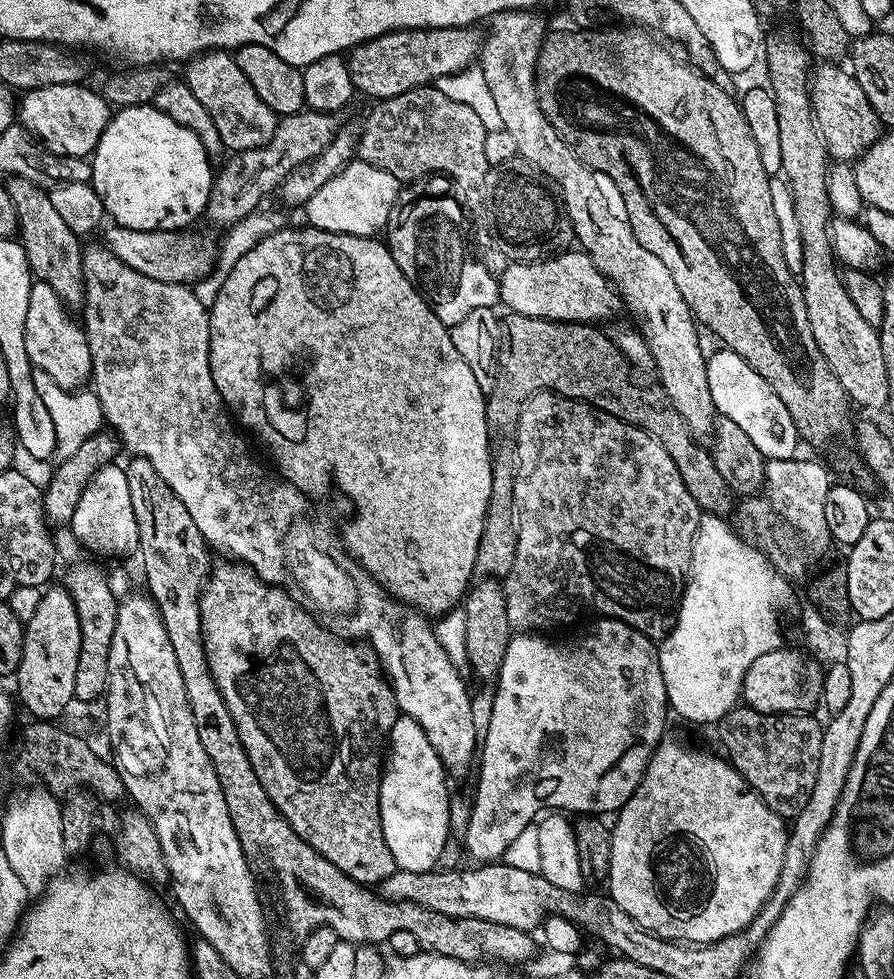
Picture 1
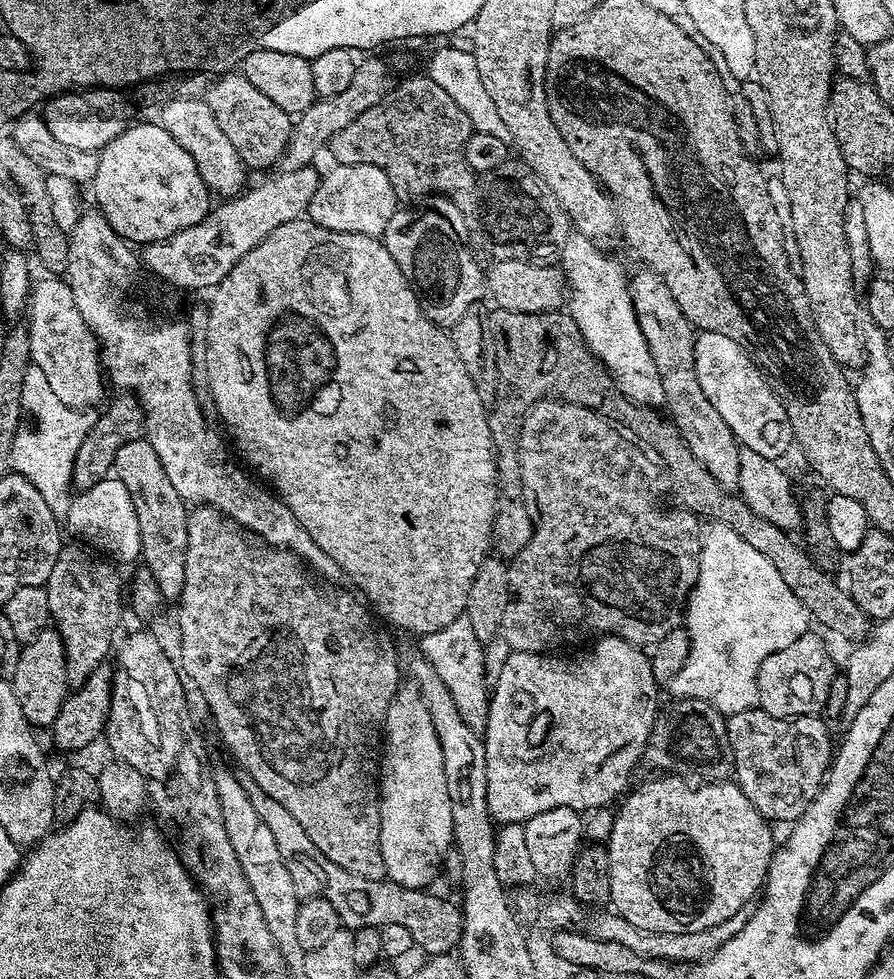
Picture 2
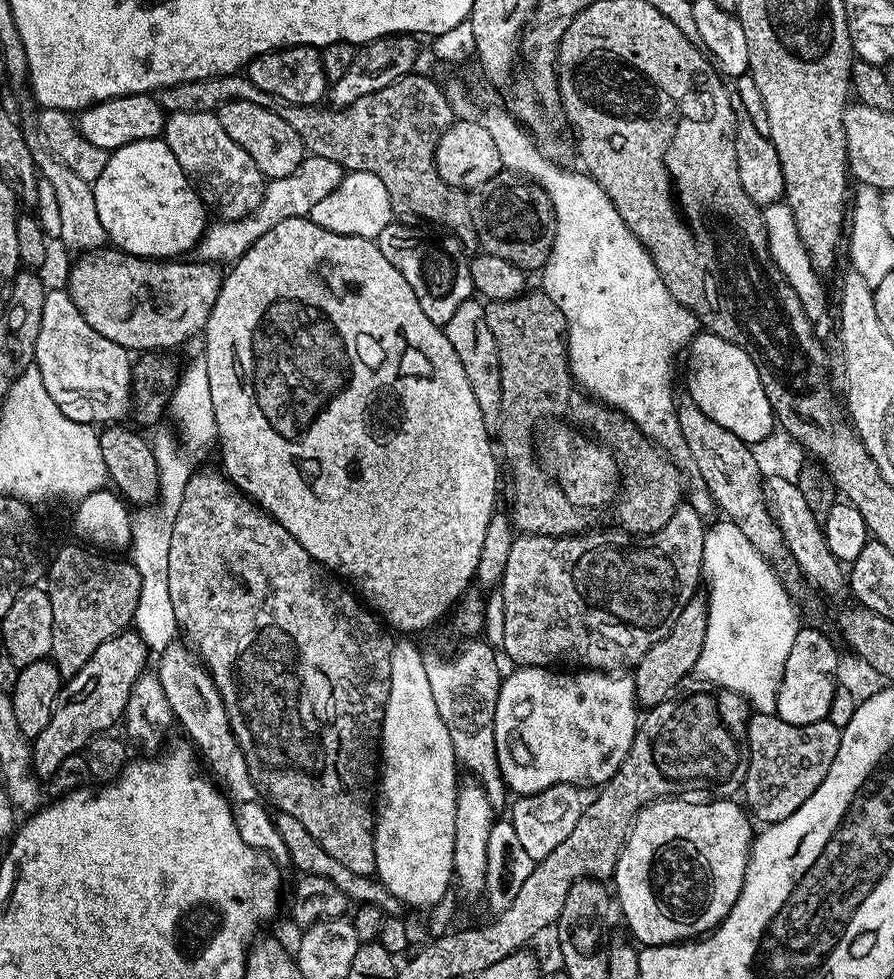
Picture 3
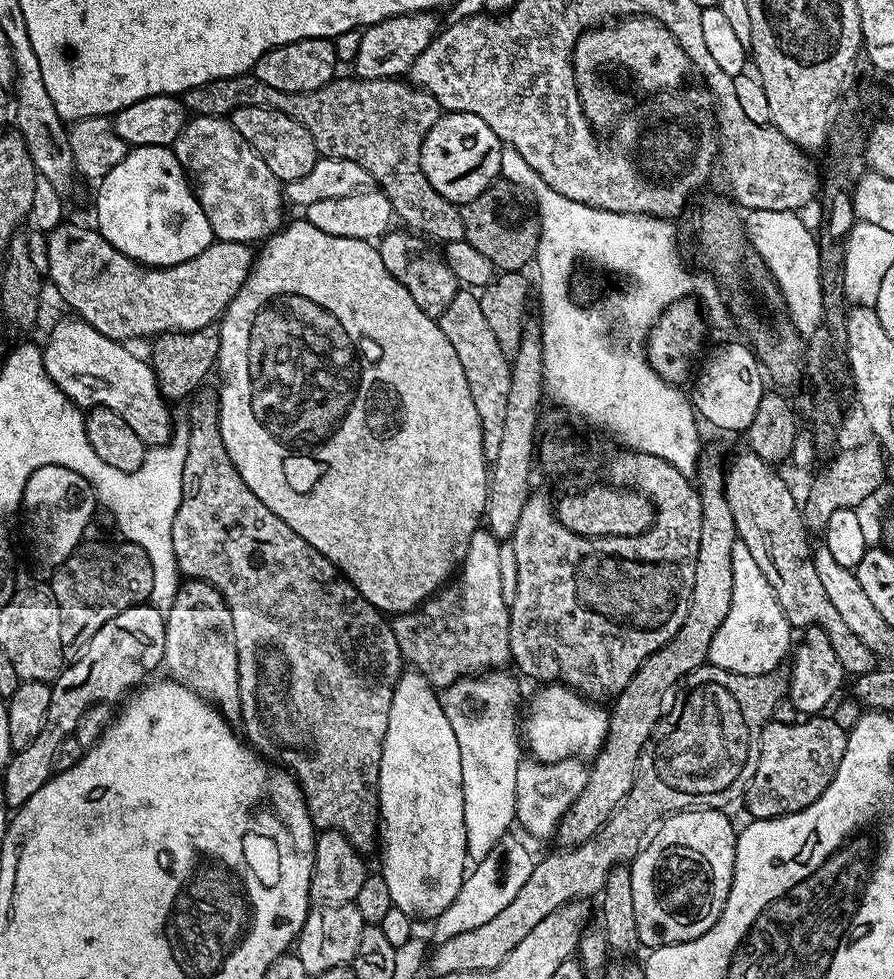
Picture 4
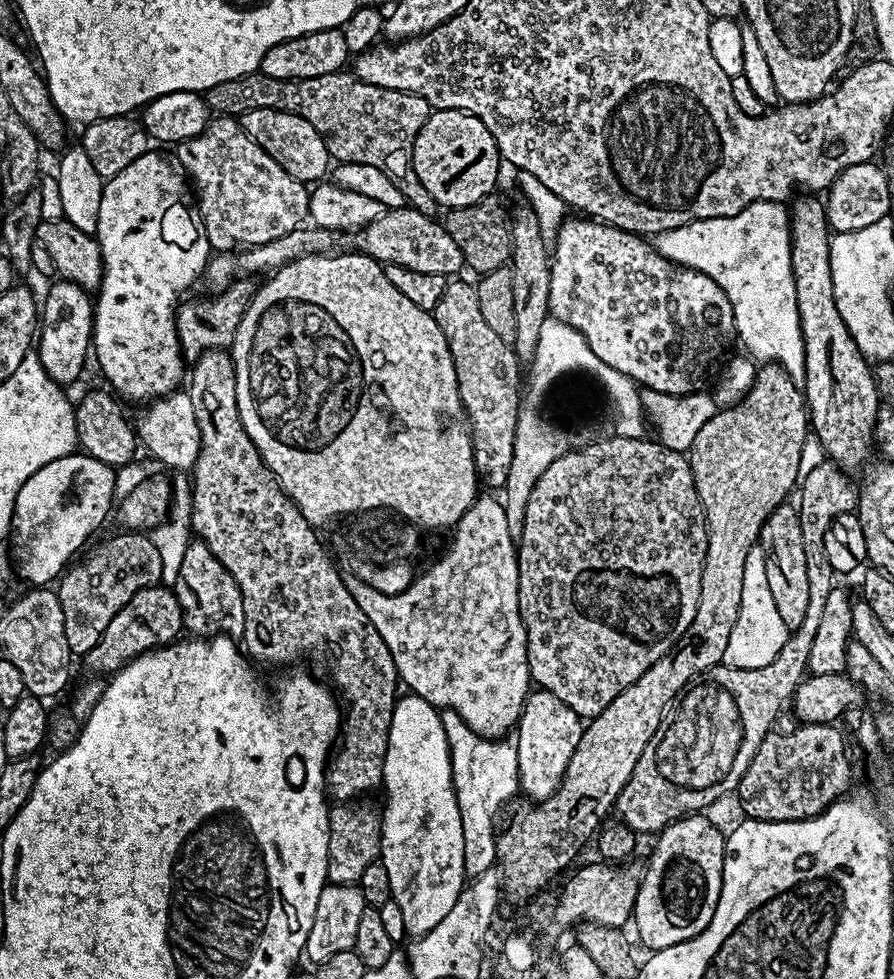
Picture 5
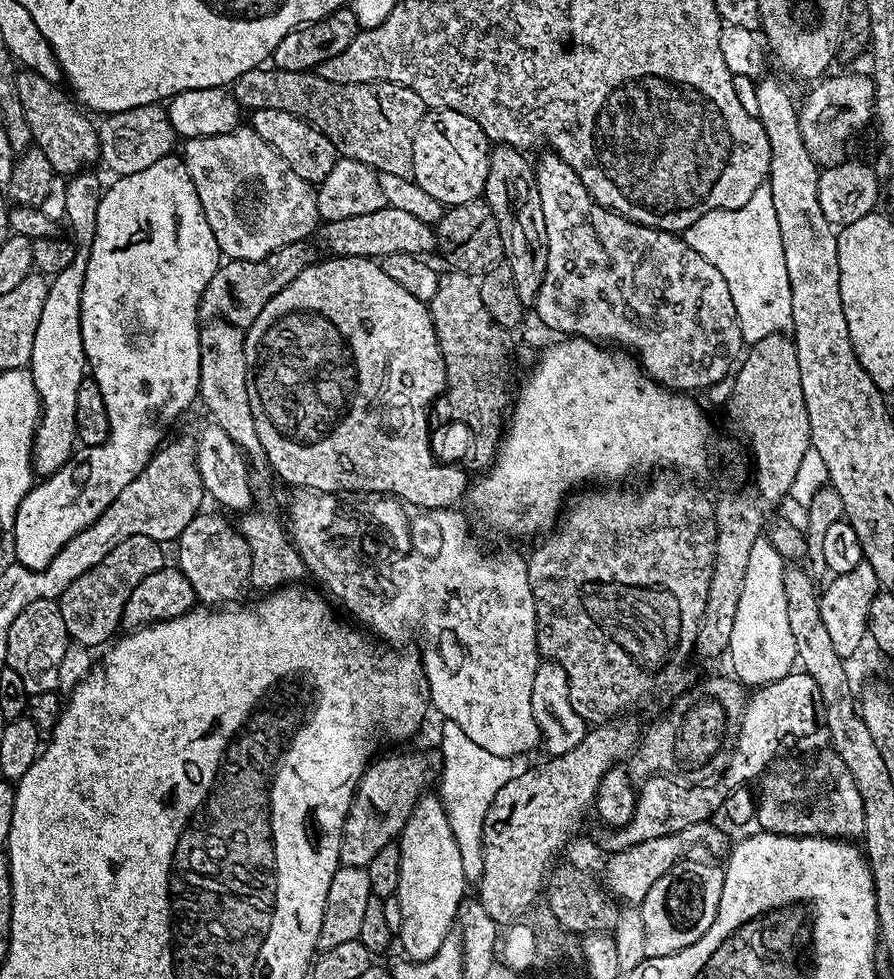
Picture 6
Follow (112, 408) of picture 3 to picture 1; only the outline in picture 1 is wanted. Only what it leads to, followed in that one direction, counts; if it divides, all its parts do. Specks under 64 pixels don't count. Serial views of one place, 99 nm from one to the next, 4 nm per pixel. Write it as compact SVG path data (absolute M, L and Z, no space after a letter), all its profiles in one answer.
M36 280L30 290L30 306L26 313L26 354L30 354L33 369L50 374L58 386L80 390L92 379L92 355L88 334L79 323L72 321L73 313L46 286Z

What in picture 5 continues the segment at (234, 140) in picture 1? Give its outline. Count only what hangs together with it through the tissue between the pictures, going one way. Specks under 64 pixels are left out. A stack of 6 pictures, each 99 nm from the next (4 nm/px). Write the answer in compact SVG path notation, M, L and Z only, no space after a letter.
M267 108L246 110L246 114L238 119L244 133L254 142L258 142L258 146L262 146L262 150L266 150L266 154L270 154L270 158L274 158L274 162L278 162L278 166L282 166L282 170L290 174L290 178L301 180L305 186L312 186L329 175L330 157L326 142L322 142L322 134L318 134L318 130L314 130L314 126L306 122L306 118L290 114L286 110Z

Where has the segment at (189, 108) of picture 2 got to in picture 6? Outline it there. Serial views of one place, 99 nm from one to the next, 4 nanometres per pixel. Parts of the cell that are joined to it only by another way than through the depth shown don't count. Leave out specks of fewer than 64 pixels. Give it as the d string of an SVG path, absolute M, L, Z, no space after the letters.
M241 126L226 134L185 139L183 144L182 159L186 170L190 170L194 190L198 190L198 202L202 202L206 222L210 222L210 230L214 230L214 238L228 260L261 260L266 254L274 254L282 246L306 240L315 233L320 220L316 188L298 178L251 126Z

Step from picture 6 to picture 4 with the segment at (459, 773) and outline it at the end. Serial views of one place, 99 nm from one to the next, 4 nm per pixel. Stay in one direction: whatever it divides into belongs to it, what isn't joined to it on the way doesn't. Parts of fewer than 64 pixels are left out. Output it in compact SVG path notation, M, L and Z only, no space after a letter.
M488 670L479 678L461 678L439 693L442 710L450 718L454 738L458 738L458 750L462 753L462 794L464 795L464 821L466 822L466 846L469 861L486 858L498 842L509 835L516 824L516 783L518 766L522 759L522 742L518 737L518 712L520 684L508 670Z

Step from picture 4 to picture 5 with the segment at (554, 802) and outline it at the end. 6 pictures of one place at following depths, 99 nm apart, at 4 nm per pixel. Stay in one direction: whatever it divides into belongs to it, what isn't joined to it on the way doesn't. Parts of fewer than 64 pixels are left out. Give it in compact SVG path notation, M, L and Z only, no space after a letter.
M536 690L524 703L524 712L514 729L514 743L518 754L518 774L520 775L521 793L529 796L529 801L543 802L558 790L574 750L584 733L582 718L562 698L543 690Z

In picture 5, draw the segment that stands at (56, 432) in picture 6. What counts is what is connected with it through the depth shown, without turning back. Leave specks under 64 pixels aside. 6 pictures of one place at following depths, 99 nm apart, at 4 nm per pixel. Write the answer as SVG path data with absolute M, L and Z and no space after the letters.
M63 278L56 281L42 298L36 358L56 384L69 386L79 378L86 356L90 354L95 307L91 295L84 288Z

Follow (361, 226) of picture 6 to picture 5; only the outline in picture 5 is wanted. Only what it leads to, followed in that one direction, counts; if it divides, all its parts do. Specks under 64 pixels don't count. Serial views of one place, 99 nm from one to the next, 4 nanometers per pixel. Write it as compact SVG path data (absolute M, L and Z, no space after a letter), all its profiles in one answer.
M405 206L389 208L365 228L357 228L350 232L301 226L290 230L290 234L282 234L282 238L274 242L254 244L247 250L216 252L208 261L206 281L208 280L212 290L223 290L229 288L236 280L255 277L255 272L271 274L277 268L298 258L330 256L342 252L361 252L363 256L379 260L385 266L397 264L415 272L445 278L455 277L459 273L456 271L465 267L462 250L458 250L458 242L450 238L443 223L439 219L422 214L414 207Z

